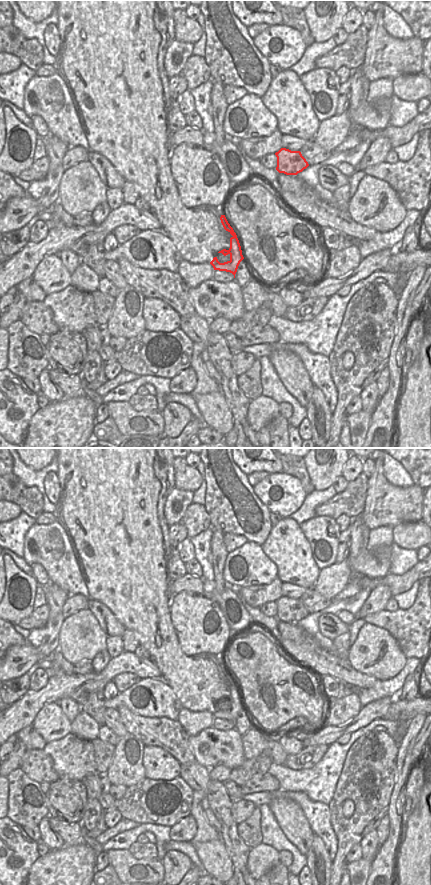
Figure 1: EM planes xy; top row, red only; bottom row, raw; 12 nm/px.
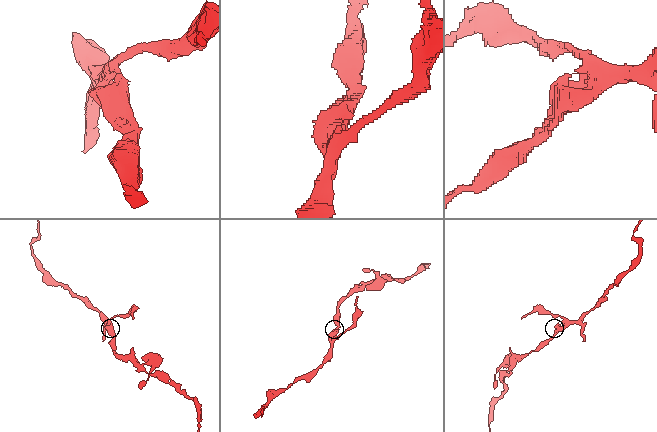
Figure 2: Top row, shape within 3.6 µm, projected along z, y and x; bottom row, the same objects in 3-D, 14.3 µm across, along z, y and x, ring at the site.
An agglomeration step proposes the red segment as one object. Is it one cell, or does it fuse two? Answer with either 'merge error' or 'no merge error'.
no merge error

